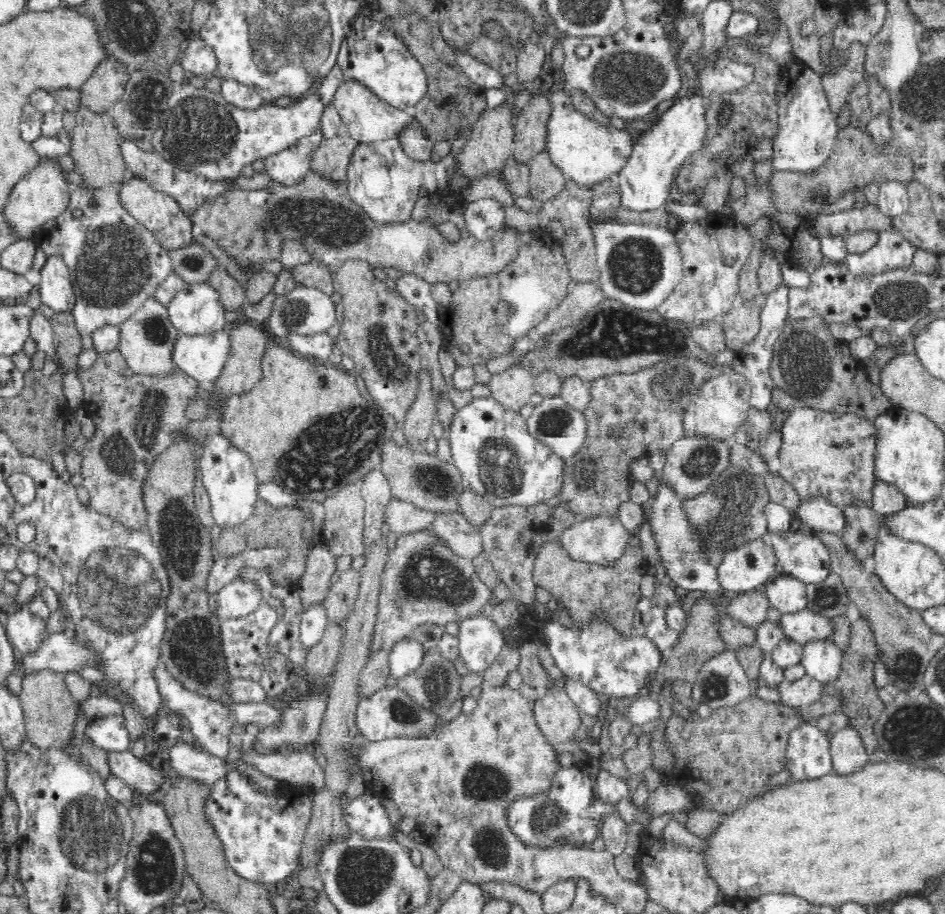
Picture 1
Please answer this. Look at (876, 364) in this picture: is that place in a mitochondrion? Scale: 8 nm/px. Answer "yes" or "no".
no

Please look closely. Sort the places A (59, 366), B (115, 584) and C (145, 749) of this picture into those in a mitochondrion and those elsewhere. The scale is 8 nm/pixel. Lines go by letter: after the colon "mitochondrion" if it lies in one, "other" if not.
A: other
B: mitochondrion
C: other

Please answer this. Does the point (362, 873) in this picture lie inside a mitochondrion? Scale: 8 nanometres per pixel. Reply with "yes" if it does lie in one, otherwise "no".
yes

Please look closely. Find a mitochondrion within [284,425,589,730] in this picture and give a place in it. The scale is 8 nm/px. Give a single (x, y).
(428, 579)

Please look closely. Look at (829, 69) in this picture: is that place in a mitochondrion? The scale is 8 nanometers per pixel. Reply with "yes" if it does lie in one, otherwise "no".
no

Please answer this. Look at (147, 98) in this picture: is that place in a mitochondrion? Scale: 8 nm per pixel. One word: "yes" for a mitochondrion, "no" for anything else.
yes

